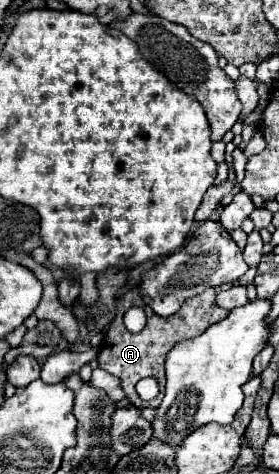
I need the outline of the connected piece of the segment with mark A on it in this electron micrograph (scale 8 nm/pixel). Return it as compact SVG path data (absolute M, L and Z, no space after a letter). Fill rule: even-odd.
M132 285L132 287L128 287L128 289L126 289L124 297L120 295L120 297L116 299L116 317L114 317L114 321L110 323L110 327L108 327L108 329L106 329L106 333L104 333L104 339L102 339L102 345L100 345L100 355L98 355L98 363L100 363L100 367L102 367L104 371L108 371L108 373L112 373L114 377L118 377L118 379L120 379L120 387L124 389L126 397L130 399L130 403L132 403L134 407L158 407L158 405L160 405L160 401L162 401L162 397L164 397L164 383L166 383L166 377L164 377L164 357L166 357L166 353L168 353L168 351L170 351L170 349L172 349L172 347L174 347L174 345L176 345L178 341L182 341L182 339L192 339L192 337L200 335L202 331L206 331L206 329L208 329L208 327L210 327L212 323L216 323L216 321L224 319L224 317L228 315L228 311L226 311L226 309L220 309L220 307L216 305L216 289L214 289L214 287L212 287L212 289L206 289L206 291L202 293L202 295L196 295L194 299L188 299L186 303L182 303L180 311L178 311L178 313L174 313L174 315L170 315L170 317L160 317L160 315L154 315L154 313L152 313L152 311L150 311L150 309L148 309L148 307L146 307L144 303L142 303L142 297L138 297L138 295L140 295L140 285ZM132 305L136 305L136 307L140 307L140 309L144 309L144 311L148 309L148 311L146 311L146 317L148 317L148 323L146 323L146 327L144 327L144 329L142 329L140 333L130 333L130 331L128 331L126 327L124 327L124 323L122 323L122 317L124 317L124 313L126 313L126 311L128 311L128 309L130 309ZM144 377L154 377L154 379L158 381L158 387L160 387L160 393L158 393L158 397L154 397L154 399L150 399L150 401L144 401L144 399L140 399L140 395L138 395L138 393L136 393L136 389L134 389L134 387L136 387L136 383L138 383L140 379L144 379Z

